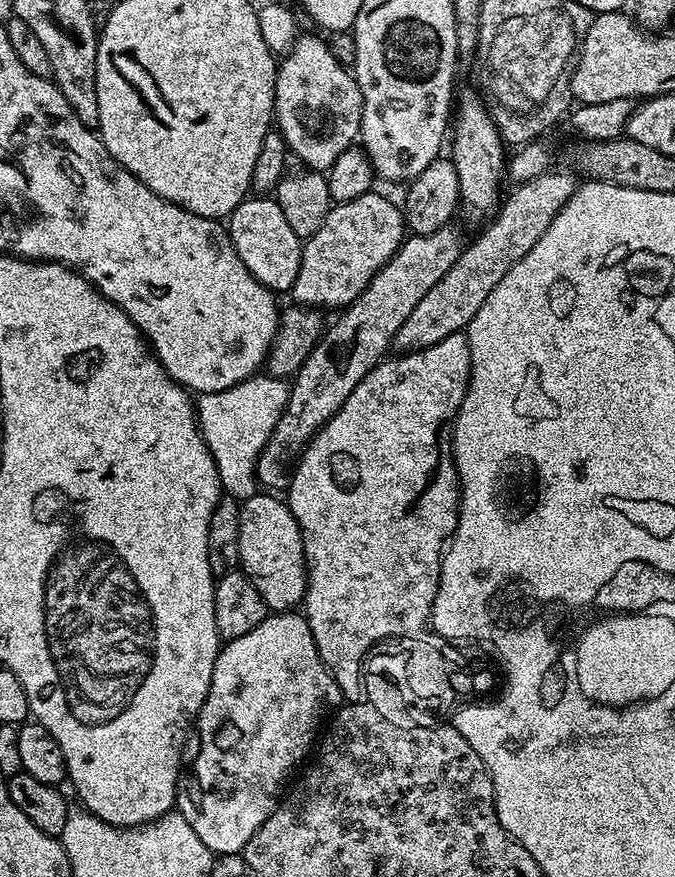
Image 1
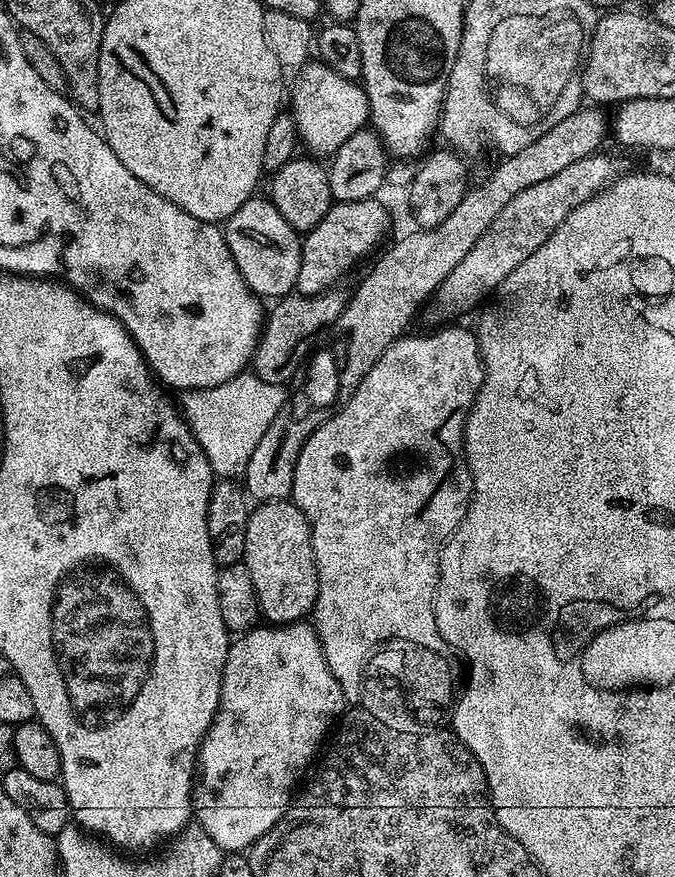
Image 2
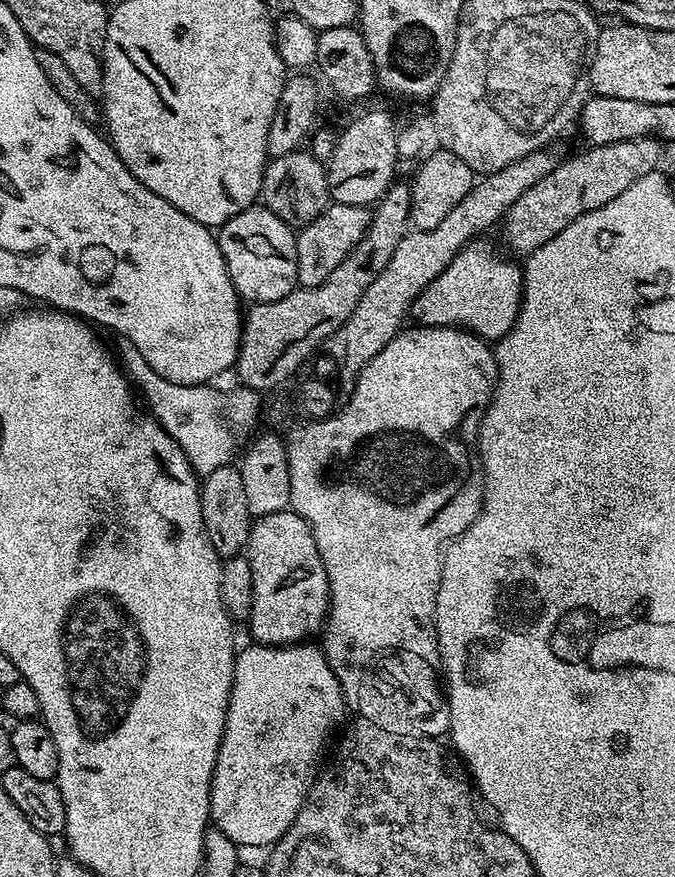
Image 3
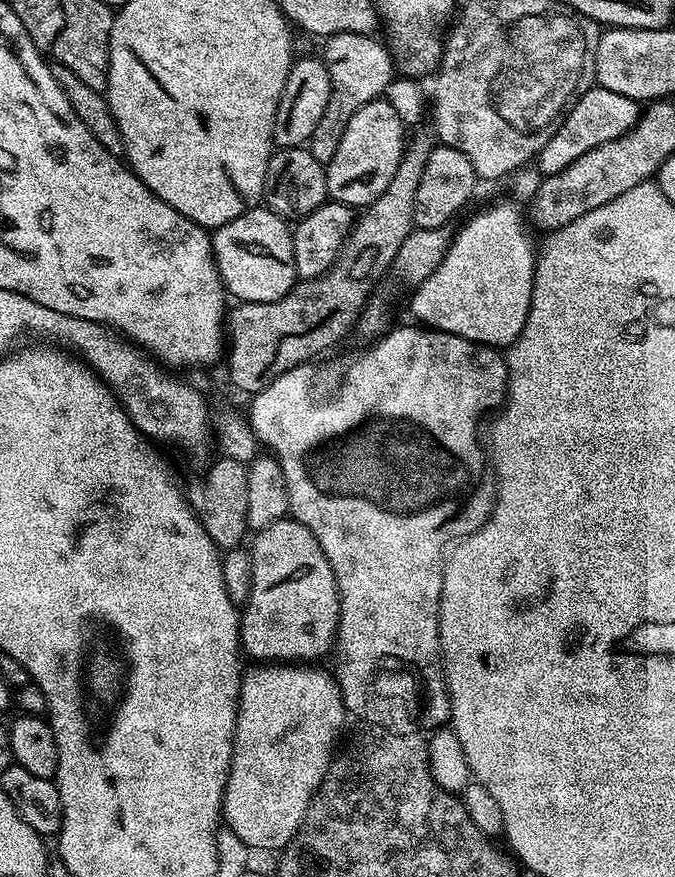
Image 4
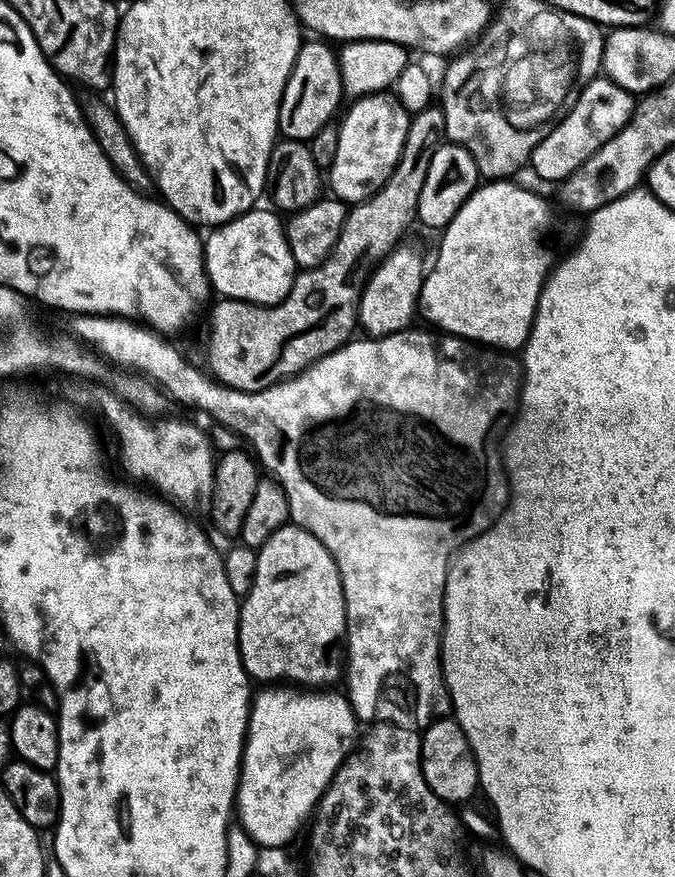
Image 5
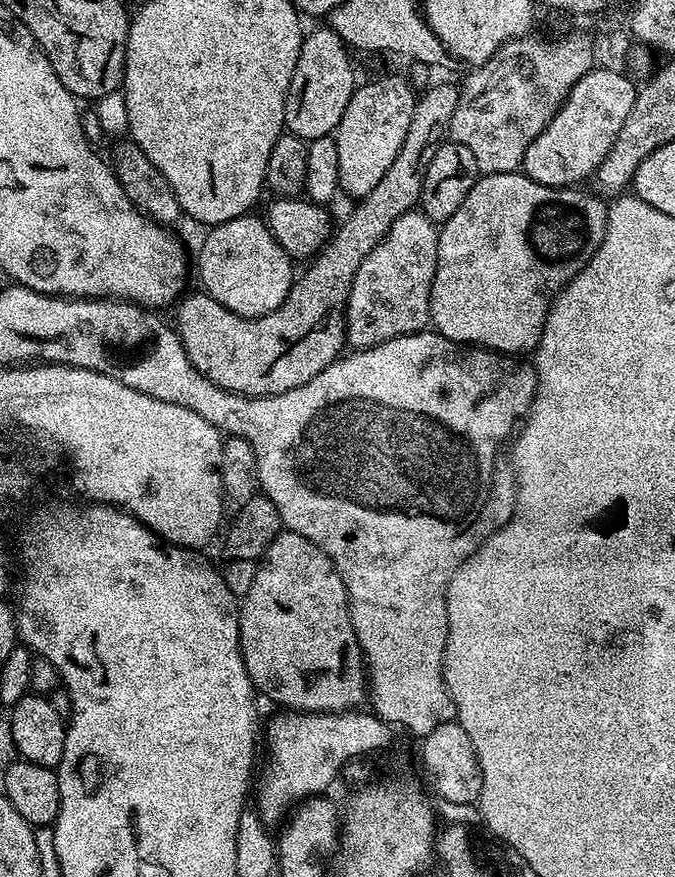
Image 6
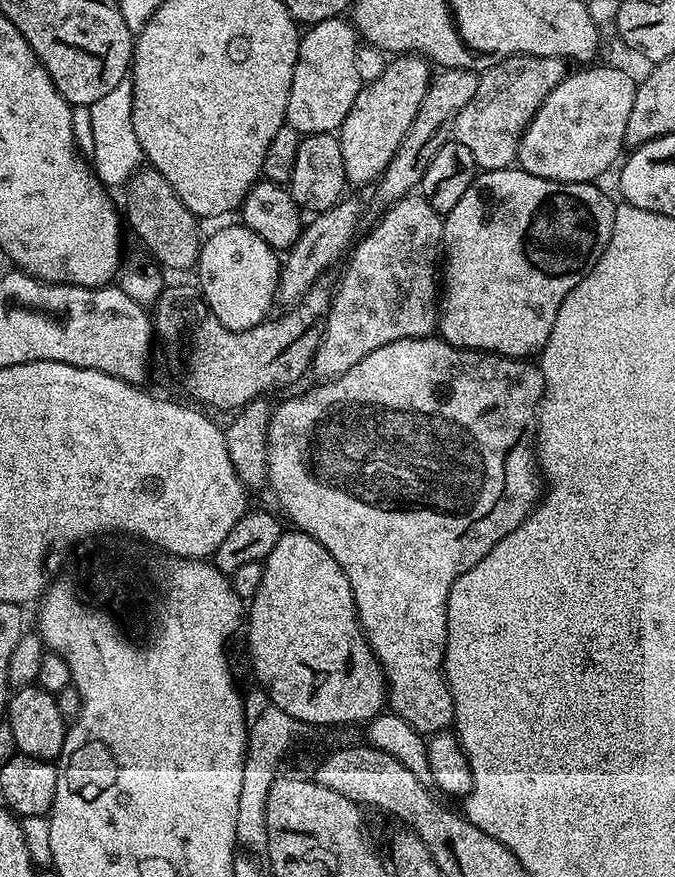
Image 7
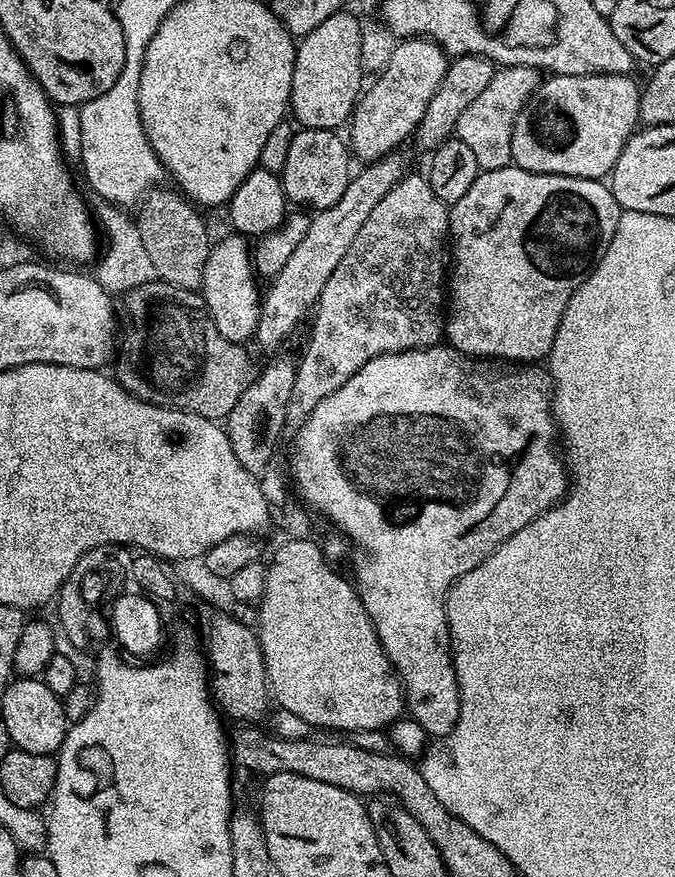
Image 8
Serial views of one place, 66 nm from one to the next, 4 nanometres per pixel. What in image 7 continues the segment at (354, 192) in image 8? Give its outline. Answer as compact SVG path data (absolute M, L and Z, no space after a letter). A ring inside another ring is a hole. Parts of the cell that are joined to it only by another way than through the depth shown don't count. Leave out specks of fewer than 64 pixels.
M344 198L335 207L317 213L312 220L301 229L299 238L287 251L281 265L276 298L277 303L284 304L283 307L286 308L292 307L309 289L315 287L319 281L317 279L331 264L341 263L342 257L349 251L357 235L356 223L360 220L360 204L356 200Z

